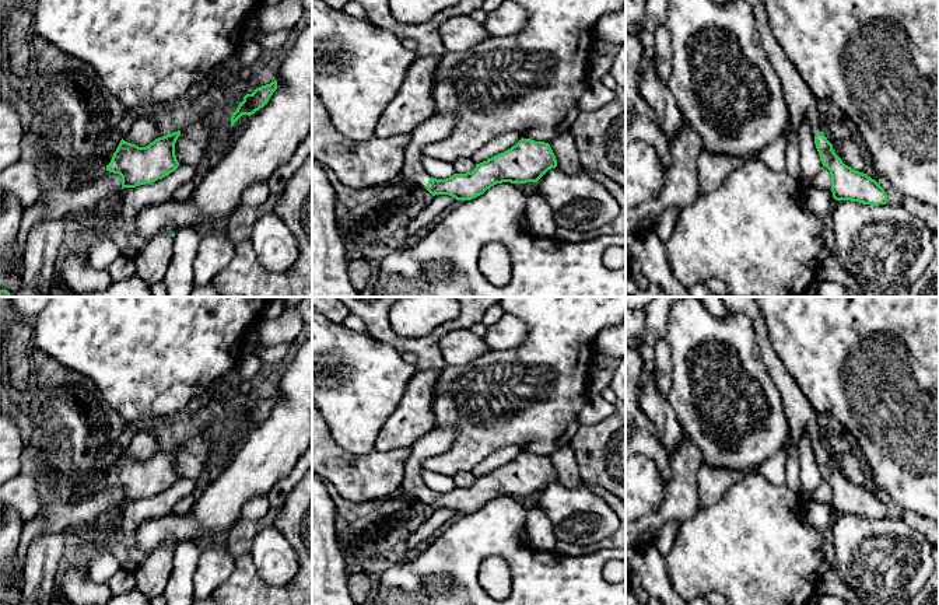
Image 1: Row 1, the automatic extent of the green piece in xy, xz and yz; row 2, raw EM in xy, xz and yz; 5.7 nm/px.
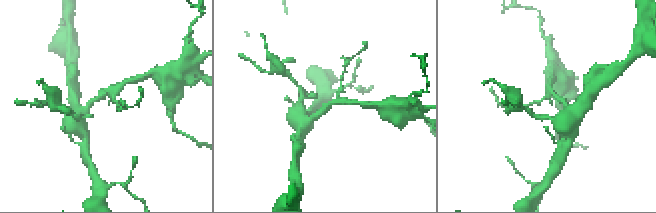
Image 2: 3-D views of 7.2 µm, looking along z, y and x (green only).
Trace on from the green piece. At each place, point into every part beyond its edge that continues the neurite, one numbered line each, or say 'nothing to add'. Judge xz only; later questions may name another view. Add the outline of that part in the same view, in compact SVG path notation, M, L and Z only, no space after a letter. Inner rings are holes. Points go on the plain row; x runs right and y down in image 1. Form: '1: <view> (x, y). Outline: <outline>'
1: xz (438, 440). Outline: M451 426L434 427L430 433L423 436L413 447L410 458L403 471L402 487L407 496L427 503L430 489L423 480L423 461L430 457L444 454L456 437L456 430Z

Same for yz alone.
1: yz (802, 419). Outline: M721 297L721 300L732 312L742 312L751 319L767 373L782 394L784 412L789 424L789 440L779 452L774 454L764 464L761 464L757 468L757 472L772 485L784 486L786 451L789 448L798 448L800 438L805 434L810 437L813 451L821 445L817 415L788 368L772 349L767 335L767 325L756 298Z

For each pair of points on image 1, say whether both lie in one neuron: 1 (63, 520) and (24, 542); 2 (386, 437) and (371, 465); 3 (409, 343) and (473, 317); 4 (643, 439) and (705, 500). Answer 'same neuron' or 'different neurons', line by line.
1: same neuron
2: different neurons
3: same neuron
4: different neurons

